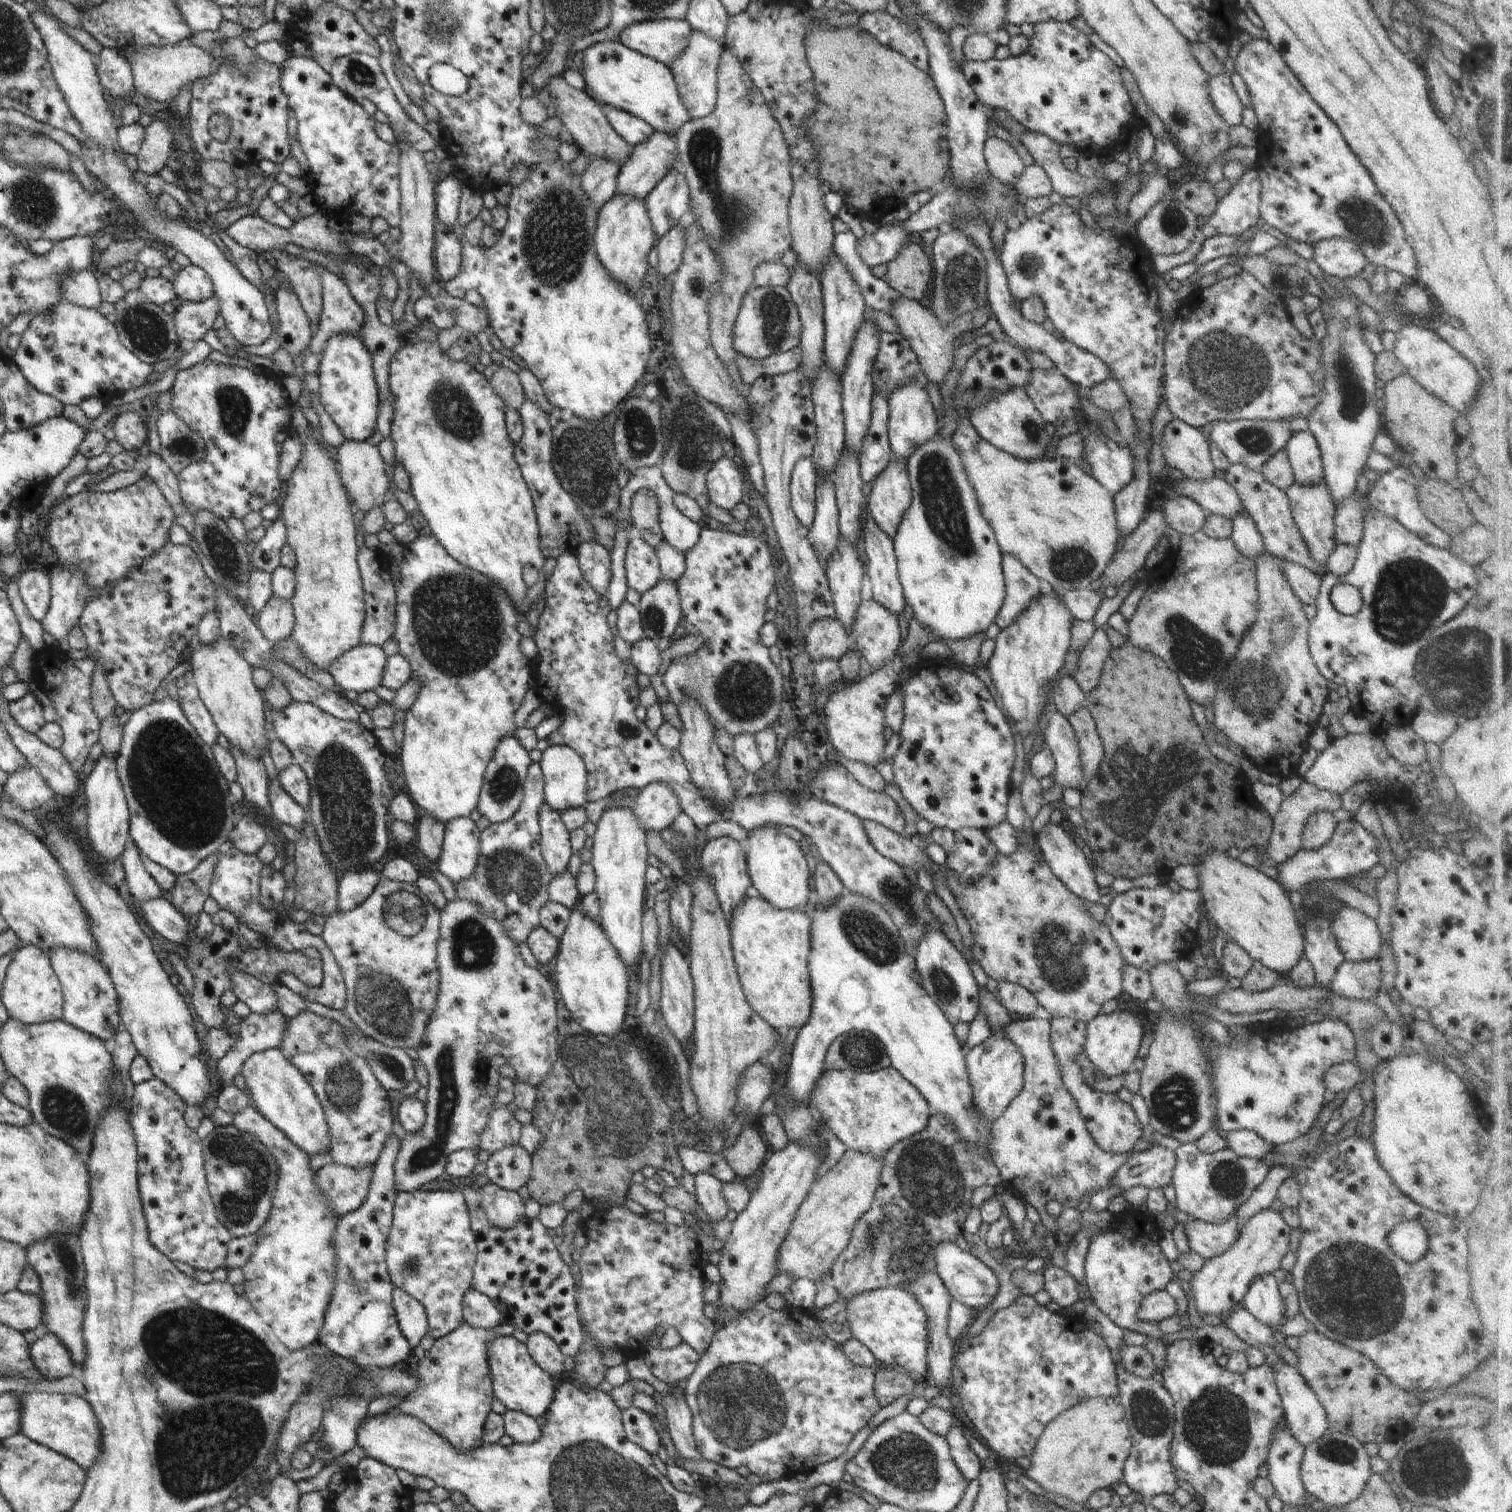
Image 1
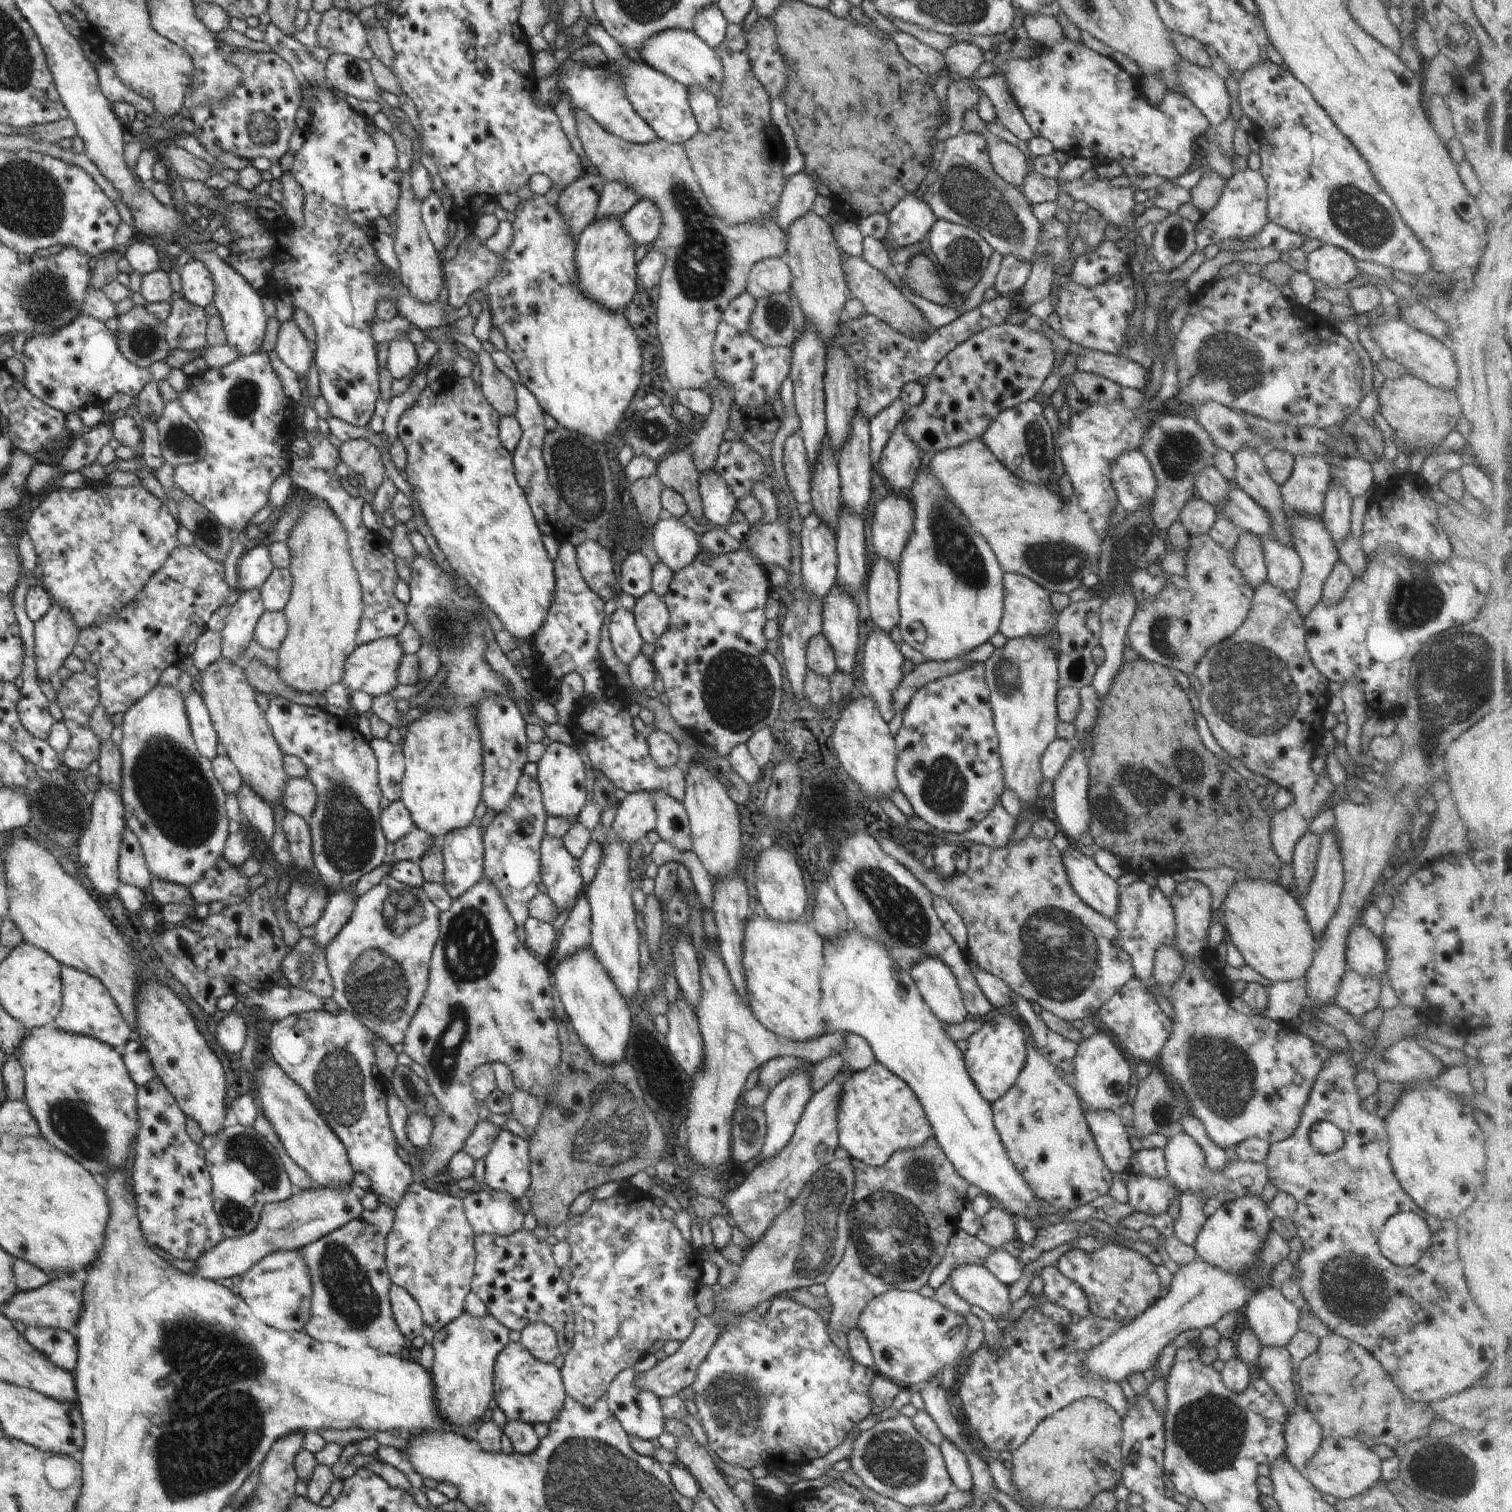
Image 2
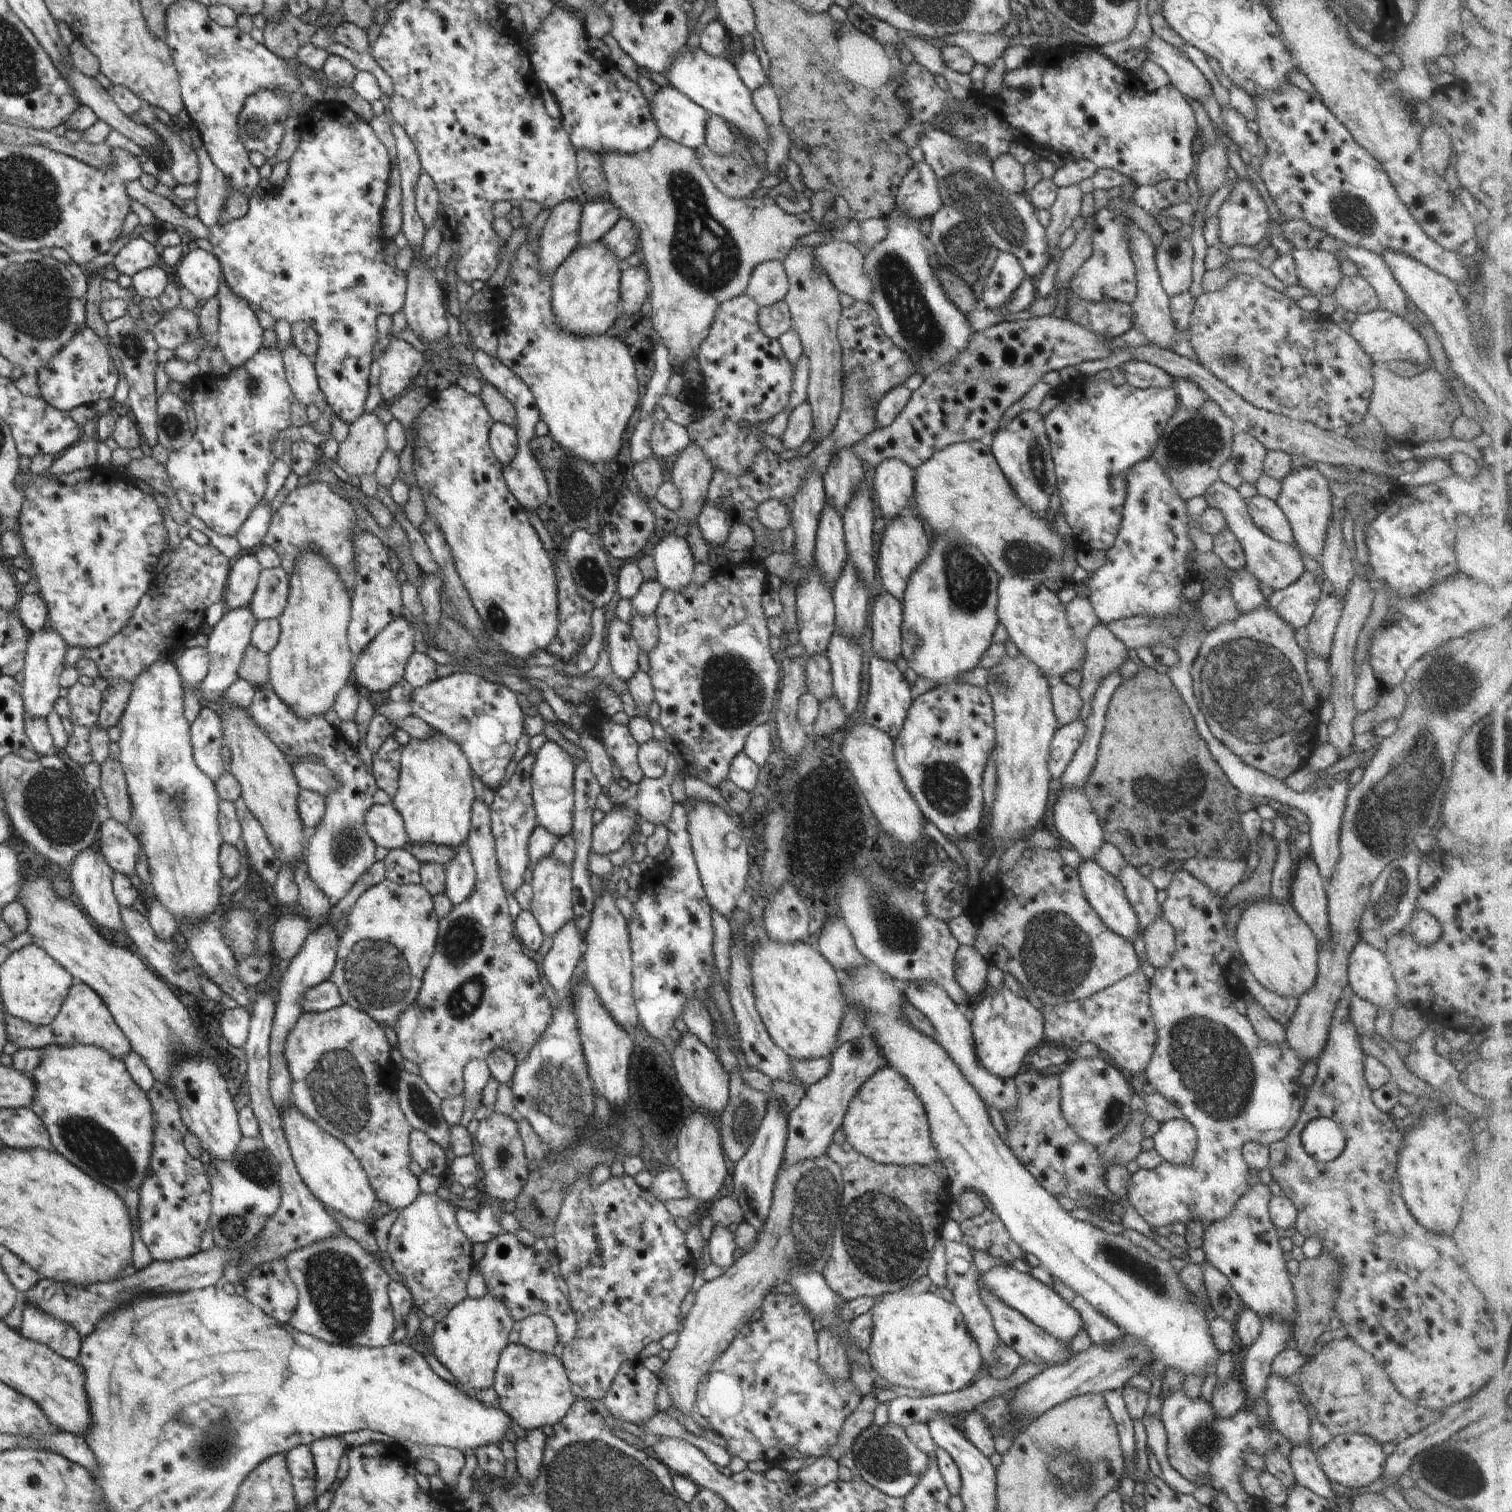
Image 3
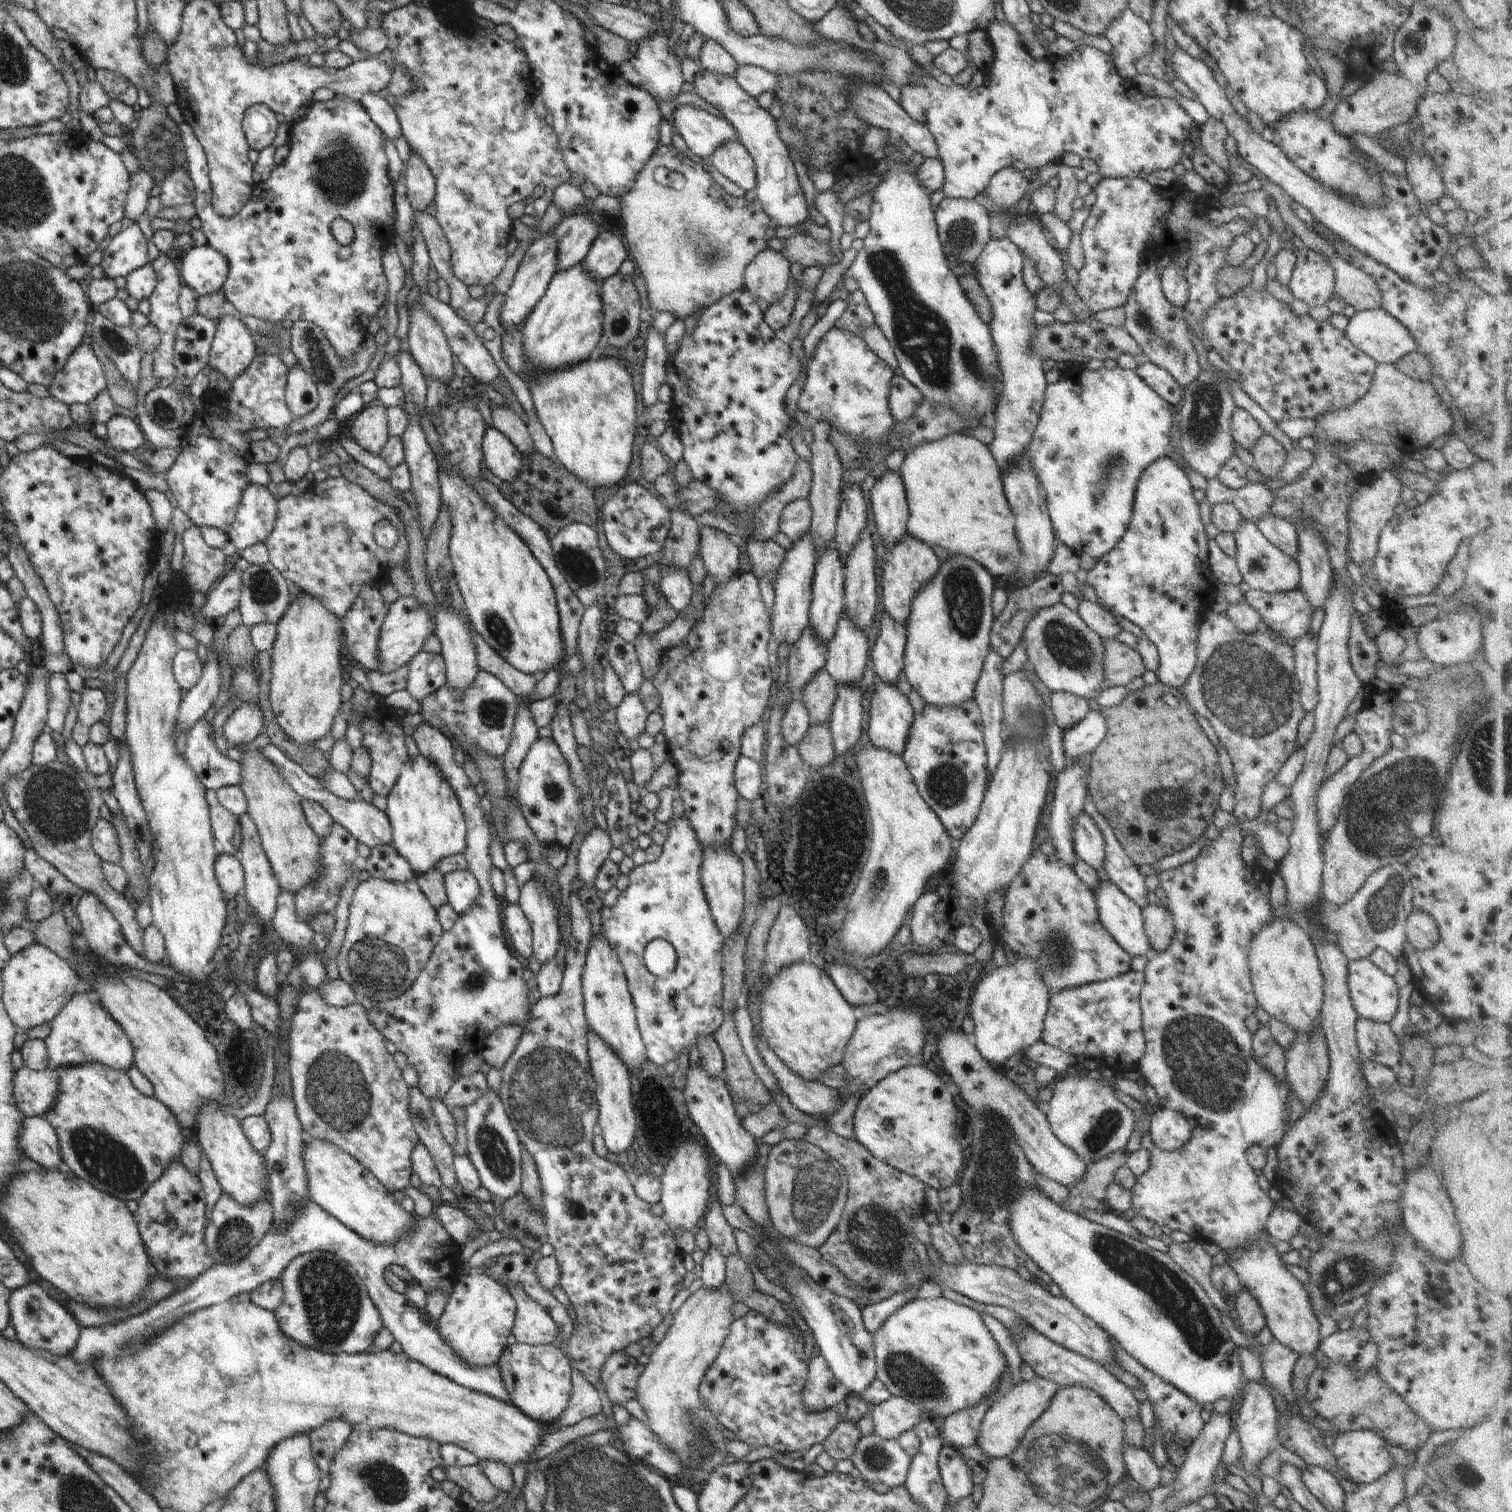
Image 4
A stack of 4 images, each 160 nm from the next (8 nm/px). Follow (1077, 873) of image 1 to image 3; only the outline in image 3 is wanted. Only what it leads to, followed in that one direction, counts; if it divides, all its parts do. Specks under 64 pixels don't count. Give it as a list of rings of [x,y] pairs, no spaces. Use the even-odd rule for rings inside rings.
[[[1094,859],[1084,860],[1075,871],[1078,873],[1078,878],[1088,904],[1096,911],[1100,920],[1112,932],[1119,934],[1124,940],[1129,940],[1133,944],[1133,940],[1139,931],[1139,920],[1132,905],[1126,898],[1122,883],[1111,873],[1102,869]]]

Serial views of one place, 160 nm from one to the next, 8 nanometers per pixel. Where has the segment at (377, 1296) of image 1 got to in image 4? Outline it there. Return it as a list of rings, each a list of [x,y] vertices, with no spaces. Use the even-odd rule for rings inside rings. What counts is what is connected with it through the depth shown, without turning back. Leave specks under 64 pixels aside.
[[[314,1251],[293,1258],[278,1278],[283,1284],[285,1297],[274,1312],[281,1331],[303,1347],[310,1347],[325,1353],[365,1353],[384,1327],[381,1314],[369,1297],[362,1277],[338,1255]]]

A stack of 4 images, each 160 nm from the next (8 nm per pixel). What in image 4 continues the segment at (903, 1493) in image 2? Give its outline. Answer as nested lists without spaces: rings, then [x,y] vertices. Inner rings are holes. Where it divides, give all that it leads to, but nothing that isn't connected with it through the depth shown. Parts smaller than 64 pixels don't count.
[[[876,1433],[860,1437],[855,1451],[851,1456],[855,1470],[858,1471],[858,1475],[864,1481],[868,1483],[880,1482],[880,1484],[886,1484],[891,1489],[905,1486],[912,1459],[913,1457],[900,1446],[898,1439],[883,1439]]]

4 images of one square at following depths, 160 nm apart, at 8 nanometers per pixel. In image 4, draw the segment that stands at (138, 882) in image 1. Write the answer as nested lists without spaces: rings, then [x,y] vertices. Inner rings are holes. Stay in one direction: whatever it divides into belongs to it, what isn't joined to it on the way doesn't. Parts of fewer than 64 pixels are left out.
[[[99,818],[91,830],[91,845],[103,860],[118,865],[121,859],[119,840],[113,824]]]

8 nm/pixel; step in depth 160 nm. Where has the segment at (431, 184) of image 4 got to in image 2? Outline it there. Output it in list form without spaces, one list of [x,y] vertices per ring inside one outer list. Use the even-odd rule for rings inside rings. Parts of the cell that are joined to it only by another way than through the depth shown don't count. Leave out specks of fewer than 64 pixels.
[[[434,191],[421,202],[421,217],[434,248],[442,256],[450,241],[448,237],[449,217],[438,192]]]

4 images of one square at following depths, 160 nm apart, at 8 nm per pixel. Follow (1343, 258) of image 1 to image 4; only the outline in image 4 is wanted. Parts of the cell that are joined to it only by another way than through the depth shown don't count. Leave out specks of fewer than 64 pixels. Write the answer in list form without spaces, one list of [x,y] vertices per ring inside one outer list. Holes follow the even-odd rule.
[[[1308,247],[1297,250],[1297,261],[1292,278],[1287,284],[1296,299],[1306,301],[1309,308],[1324,306],[1335,294],[1335,272],[1332,265],[1320,254]]]

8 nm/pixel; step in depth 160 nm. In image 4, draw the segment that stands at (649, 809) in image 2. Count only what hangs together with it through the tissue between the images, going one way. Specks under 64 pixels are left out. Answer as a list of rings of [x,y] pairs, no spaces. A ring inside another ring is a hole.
[[[595,826],[584,838],[578,852],[577,878],[594,887],[601,864],[608,859],[612,842],[606,831]]]

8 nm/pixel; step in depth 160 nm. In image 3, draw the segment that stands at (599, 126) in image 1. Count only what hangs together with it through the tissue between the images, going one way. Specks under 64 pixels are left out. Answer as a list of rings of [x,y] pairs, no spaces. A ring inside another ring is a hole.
[[[662,136],[658,137],[658,140],[645,151],[640,151],[634,154],[630,153],[613,153],[610,151],[604,151],[598,155],[600,158],[601,166],[603,168],[606,180],[608,182],[607,198],[609,198],[622,212],[622,216],[628,217],[637,228],[639,232],[639,246],[638,252],[642,256],[642,265],[648,273],[649,284],[649,301],[651,302],[651,320],[659,340],[662,340],[662,344],[666,346],[669,354],[669,361],[672,368],[681,368],[682,371],[672,371],[669,383],[666,389],[666,394],[676,397],[679,392],[684,390],[684,379],[682,374],[686,369],[684,366],[690,356],[697,354],[698,349],[704,339],[709,335],[709,328],[716,316],[716,311],[720,306],[720,303],[724,301],[736,298],[743,295],[746,292],[749,278],[752,271],[758,266],[758,264],[766,261],[783,261],[785,256],[790,252],[790,249],[796,245],[799,238],[802,238],[805,234],[810,232],[820,232],[820,224],[810,217],[810,213],[790,213],[787,211],[785,204],[779,198],[772,197],[750,197],[749,199],[733,199],[728,198],[720,189],[716,188],[715,184],[708,178],[703,166],[697,161],[697,156],[691,148],[671,141],[670,139]]]

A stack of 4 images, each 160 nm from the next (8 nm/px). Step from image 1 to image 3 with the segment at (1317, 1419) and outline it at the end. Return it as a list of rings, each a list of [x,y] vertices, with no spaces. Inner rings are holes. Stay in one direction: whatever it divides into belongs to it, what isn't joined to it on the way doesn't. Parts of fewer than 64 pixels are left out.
[[[1294,1445],[1288,1457],[1295,1476],[1295,1482],[1305,1486],[1314,1494],[1325,1499],[1338,1501],[1332,1491],[1331,1480],[1325,1476],[1324,1471],[1317,1463],[1314,1451],[1308,1445]]]

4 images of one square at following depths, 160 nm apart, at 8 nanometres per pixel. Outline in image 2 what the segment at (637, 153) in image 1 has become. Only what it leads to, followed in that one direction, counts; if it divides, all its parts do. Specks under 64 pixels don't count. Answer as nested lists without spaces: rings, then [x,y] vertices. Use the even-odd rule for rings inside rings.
[[[607,181],[603,186],[599,198],[597,218],[611,217],[612,215],[621,217],[631,206],[639,201],[639,196],[632,187],[626,183]]]

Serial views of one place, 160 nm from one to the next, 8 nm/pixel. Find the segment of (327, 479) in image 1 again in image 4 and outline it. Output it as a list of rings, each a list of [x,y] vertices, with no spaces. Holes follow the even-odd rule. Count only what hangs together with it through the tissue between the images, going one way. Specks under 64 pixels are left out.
[[[301,591],[301,593],[290,602],[287,609],[284,611],[284,614],[280,617],[280,620],[275,624],[277,628],[277,637],[274,641],[272,650],[269,652],[272,670],[272,678],[270,680],[270,704],[280,728],[282,728],[286,735],[292,738],[292,740],[297,742],[300,746],[312,745],[314,740],[324,738],[324,736],[331,731],[331,728],[333,727],[333,720],[335,719],[336,714],[338,714],[338,711],[341,709],[342,702],[340,701],[340,687],[345,683],[345,681],[344,678],[342,678],[343,665],[340,660],[342,658],[342,650],[345,648],[345,645],[341,641],[339,620],[340,619],[334,615],[332,611],[329,611],[328,608],[326,608],[315,596]]]

